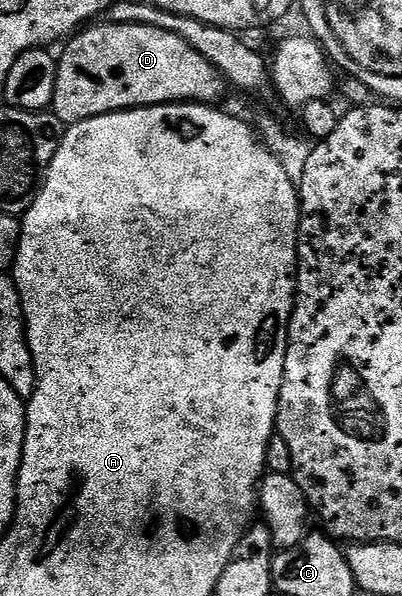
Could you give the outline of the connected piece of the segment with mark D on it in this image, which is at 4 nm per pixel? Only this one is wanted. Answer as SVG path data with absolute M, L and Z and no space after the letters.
M95 23L76 32L66 45L67 50L63 54L60 52L57 57L59 70L53 112L57 120L67 127L90 117L121 113L124 109L142 109L148 105L198 103L214 106L223 97L225 78L222 73L195 51L185 39L167 30L145 25Z

